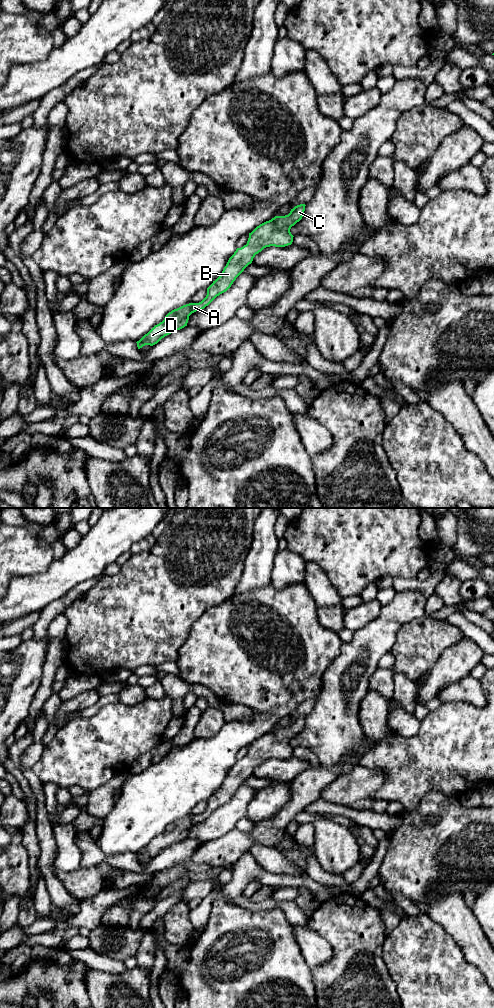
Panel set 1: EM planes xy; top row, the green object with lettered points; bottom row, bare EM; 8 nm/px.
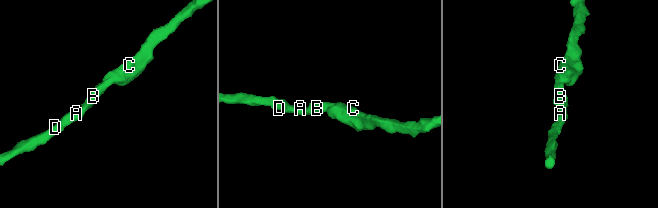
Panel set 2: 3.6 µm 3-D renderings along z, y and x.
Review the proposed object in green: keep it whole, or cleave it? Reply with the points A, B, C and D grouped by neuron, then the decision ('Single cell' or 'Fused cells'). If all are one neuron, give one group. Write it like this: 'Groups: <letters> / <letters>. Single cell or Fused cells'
Groups: A B C D. Single cell

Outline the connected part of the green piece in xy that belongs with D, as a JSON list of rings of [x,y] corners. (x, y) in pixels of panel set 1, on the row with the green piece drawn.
[[[305,204],[297,205],[291,209],[288,215],[275,216],[257,226],[249,233],[247,244],[236,249],[221,275],[207,288],[206,297],[199,303],[189,303],[169,312],[162,322],[155,325],[136,342],[138,349],[145,345],[153,346],[165,336],[187,326],[189,316],[204,309],[217,296],[226,292],[244,269],[252,263],[255,255],[264,248],[291,245],[294,236],[291,234],[290,229],[302,219],[305,206]]]

